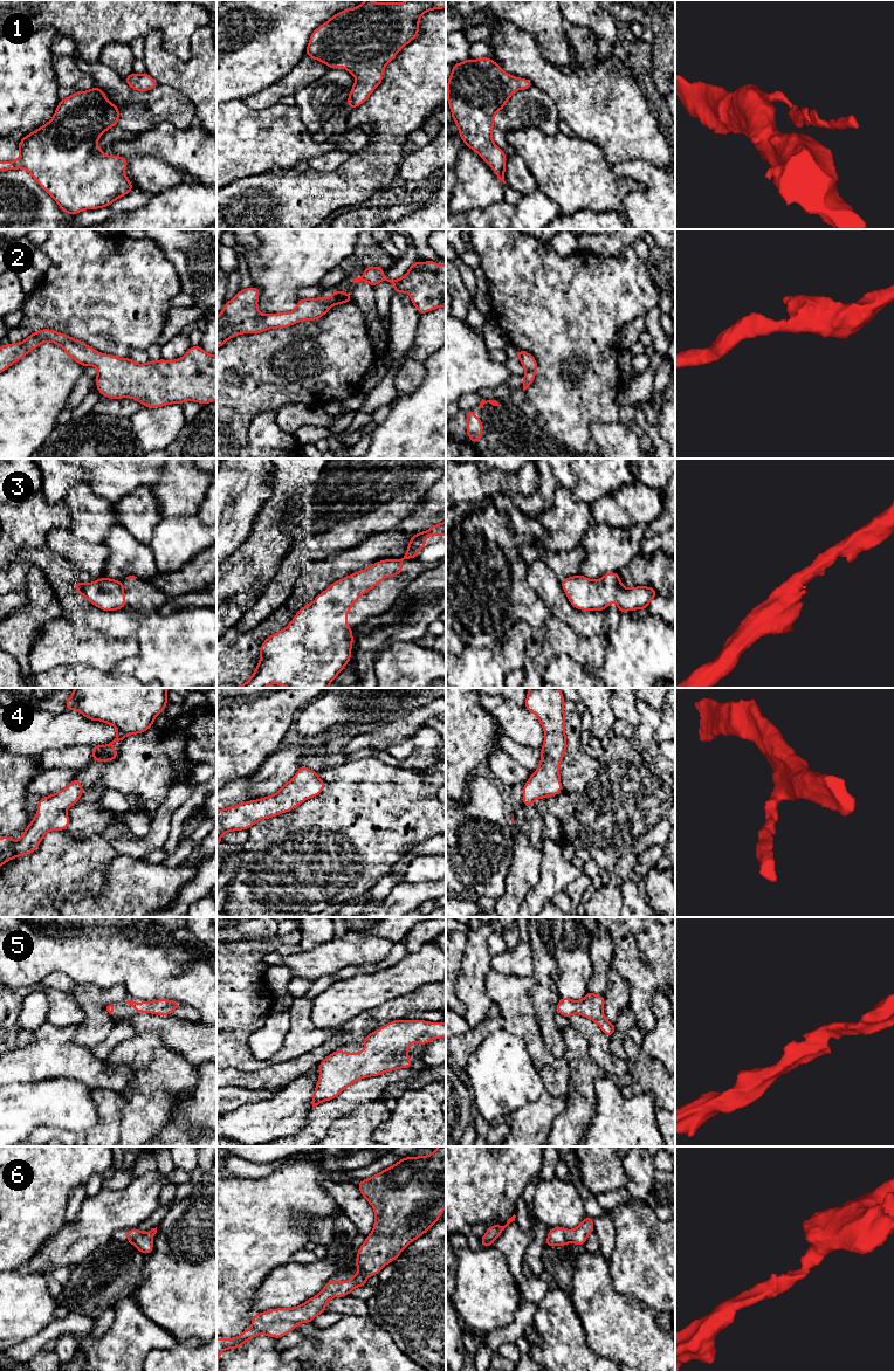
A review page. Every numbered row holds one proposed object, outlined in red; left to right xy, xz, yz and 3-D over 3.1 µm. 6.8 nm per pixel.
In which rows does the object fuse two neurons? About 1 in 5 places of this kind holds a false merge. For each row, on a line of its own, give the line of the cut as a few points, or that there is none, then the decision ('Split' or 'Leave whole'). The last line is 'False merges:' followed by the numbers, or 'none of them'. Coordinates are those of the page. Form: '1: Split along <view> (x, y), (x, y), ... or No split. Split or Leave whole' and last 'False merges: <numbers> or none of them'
1: No split. Leave whole
2: No split. Leave whole
3: No split. Leave whole
4: No split. Leave whole
5: No split. Leave whole
6: No split. Leave whole
False merges: none of them

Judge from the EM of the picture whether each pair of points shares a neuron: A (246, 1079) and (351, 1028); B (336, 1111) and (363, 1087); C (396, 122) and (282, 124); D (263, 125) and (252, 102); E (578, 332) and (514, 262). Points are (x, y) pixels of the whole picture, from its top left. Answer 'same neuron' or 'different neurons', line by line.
A: same neuron
B: same neuron
C: different neurons
D: different neurons
E: same neuron

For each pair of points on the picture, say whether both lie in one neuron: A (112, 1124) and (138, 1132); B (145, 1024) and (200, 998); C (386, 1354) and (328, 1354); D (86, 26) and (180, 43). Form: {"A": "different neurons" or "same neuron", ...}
{"A": "different neurons", "B": "different neurons", "C": "same neuron", "D": "same neuron"}

